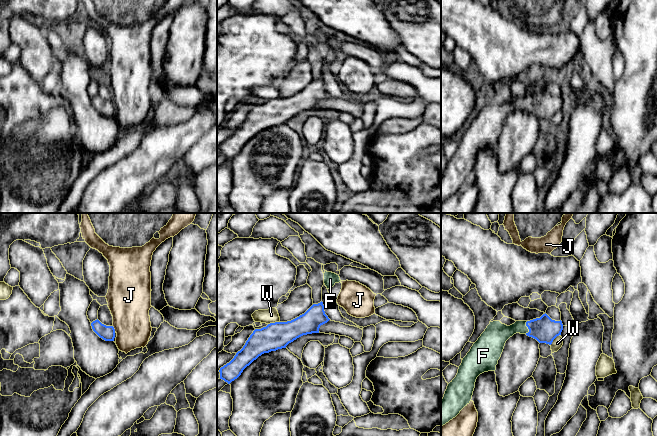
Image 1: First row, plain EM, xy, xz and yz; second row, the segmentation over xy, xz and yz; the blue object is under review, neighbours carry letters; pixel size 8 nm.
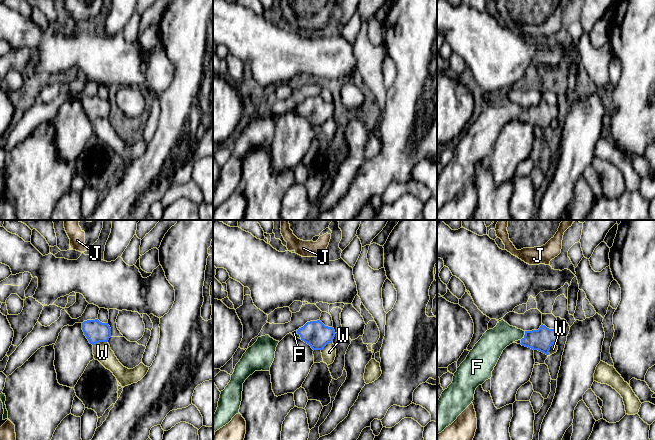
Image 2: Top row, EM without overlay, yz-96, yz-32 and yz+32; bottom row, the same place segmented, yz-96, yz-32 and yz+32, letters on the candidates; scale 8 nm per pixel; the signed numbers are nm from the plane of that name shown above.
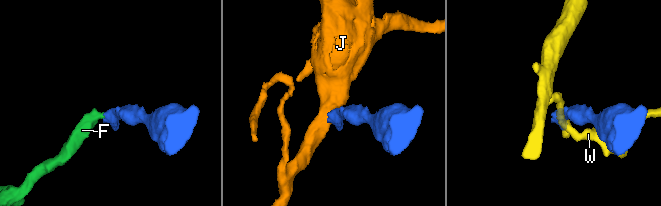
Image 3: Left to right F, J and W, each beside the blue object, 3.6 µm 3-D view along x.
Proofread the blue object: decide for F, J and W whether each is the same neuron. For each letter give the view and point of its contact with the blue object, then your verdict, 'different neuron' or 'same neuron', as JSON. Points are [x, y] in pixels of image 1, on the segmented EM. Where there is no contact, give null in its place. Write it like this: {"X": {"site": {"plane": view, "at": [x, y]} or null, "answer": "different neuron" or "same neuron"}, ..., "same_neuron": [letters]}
{"F": {"site": {"plane": "yz", "at": [528, 328]}, "answer": "same neuron"}, "J": {"site": {"plane": "xy", "at": [114, 329]}, "answer": "different neuron"}, "W": {"site": {"plane": "xz", "at": [273, 323]}, "answer": "different neuron"}, "same_neuron": ["F"]}

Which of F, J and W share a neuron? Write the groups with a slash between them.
F / J / W

